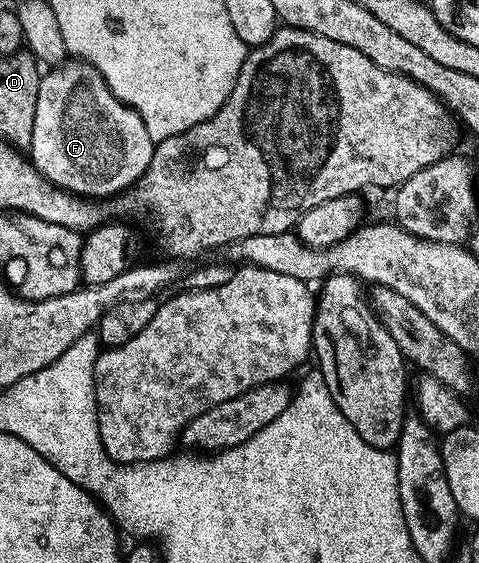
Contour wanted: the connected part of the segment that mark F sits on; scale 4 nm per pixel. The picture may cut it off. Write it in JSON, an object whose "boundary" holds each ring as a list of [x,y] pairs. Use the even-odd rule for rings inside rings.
{"boundary":[[[74,57],[58,66],[51,66],[41,76],[28,158],[49,183],[91,201],[109,200],[131,190],[142,178],[152,161],[154,144],[154,139],[148,137],[148,129],[144,129],[140,113],[114,96],[93,63],[83,63]]]}

